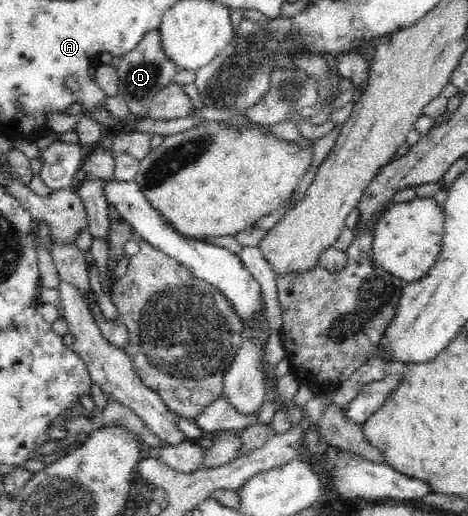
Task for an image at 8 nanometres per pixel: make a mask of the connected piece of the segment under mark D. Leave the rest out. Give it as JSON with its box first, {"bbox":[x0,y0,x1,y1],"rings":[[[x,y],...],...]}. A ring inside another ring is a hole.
{"bbox":[116,30,179,118],"rings":[[[159,30],[147,32],[143,41],[134,50],[120,58],[116,69],[119,79],[118,95],[127,102],[131,113],[140,118],[148,114],[155,94],[174,82],[175,74],[179,70],[178,66],[165,55]]]}

